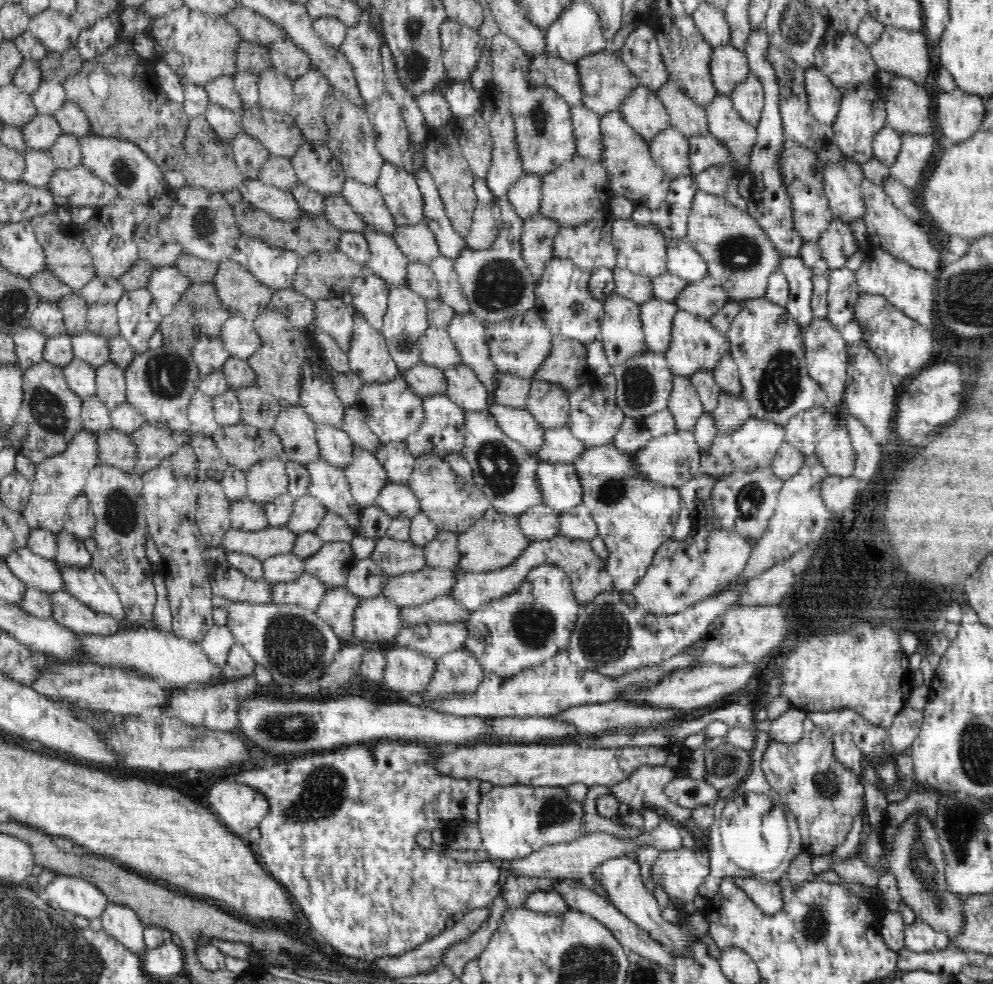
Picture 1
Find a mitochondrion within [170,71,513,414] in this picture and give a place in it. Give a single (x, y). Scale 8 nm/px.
(203, 219)

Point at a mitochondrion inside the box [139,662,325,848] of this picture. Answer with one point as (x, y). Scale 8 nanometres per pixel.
(287, 728)

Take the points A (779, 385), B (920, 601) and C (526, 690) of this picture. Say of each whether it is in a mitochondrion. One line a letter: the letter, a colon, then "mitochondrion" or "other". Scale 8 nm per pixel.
A: mitochondrion
B: other
C: other

